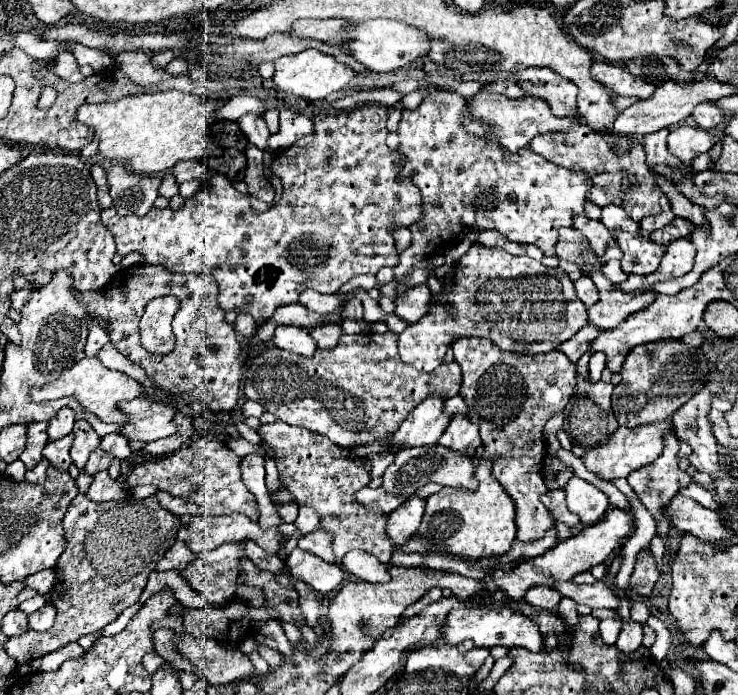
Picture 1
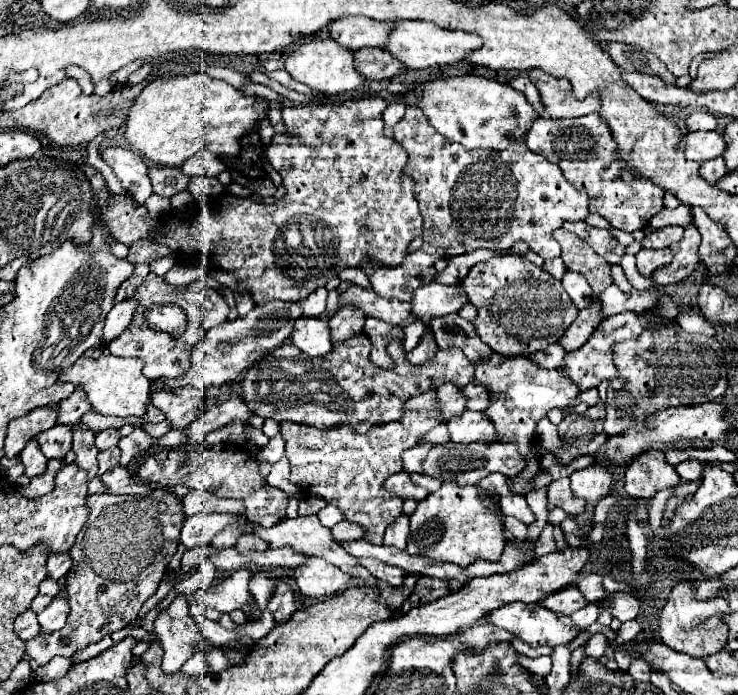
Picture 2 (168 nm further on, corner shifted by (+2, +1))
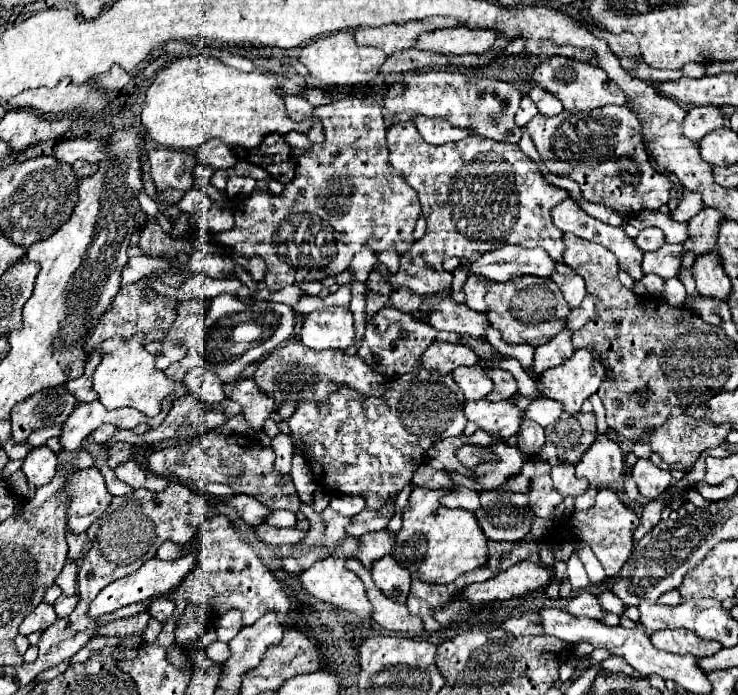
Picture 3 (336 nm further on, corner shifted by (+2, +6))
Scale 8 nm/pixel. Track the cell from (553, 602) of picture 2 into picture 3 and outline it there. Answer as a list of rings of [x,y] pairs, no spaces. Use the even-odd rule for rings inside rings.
[[[580,592],[580,596],[568,600],[566,608],[572,616],[584,616],[584,618],[594,618],[594,620],[604,620],[606,610],[598,604],[598,598],[590,592]]]

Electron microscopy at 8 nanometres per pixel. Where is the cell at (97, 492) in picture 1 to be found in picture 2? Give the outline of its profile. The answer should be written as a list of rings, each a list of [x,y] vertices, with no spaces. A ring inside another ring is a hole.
[[[112,467],[104,475],[100,475],[100,481],[104,481],[106,491],[114,493],[114,495],[128,495],[128,493],[144,495],[152,489],[148,483],[142,483],[142,481],[130,477],[130,473],[124,467]]]

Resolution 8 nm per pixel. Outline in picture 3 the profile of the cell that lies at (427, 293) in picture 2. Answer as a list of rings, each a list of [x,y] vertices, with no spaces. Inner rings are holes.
[[[470,274],[466,284],[464,284],[464,294],[466,294],[466,306],[470,306],[476,312],[486,312],[488,304],[484,302],[484,296],[488,292],[488,280],[476,274]]]

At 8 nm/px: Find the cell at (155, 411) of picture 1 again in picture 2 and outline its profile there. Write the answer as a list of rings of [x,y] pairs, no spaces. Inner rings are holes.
[[[190,385],[174,393],[156,391],[150,395],[152,405],[164,413],[172,429],[184,429],[188,423],[192,423],[198,417],[198,407],[204,403],[204,399],[206,391],[192,389]]]

